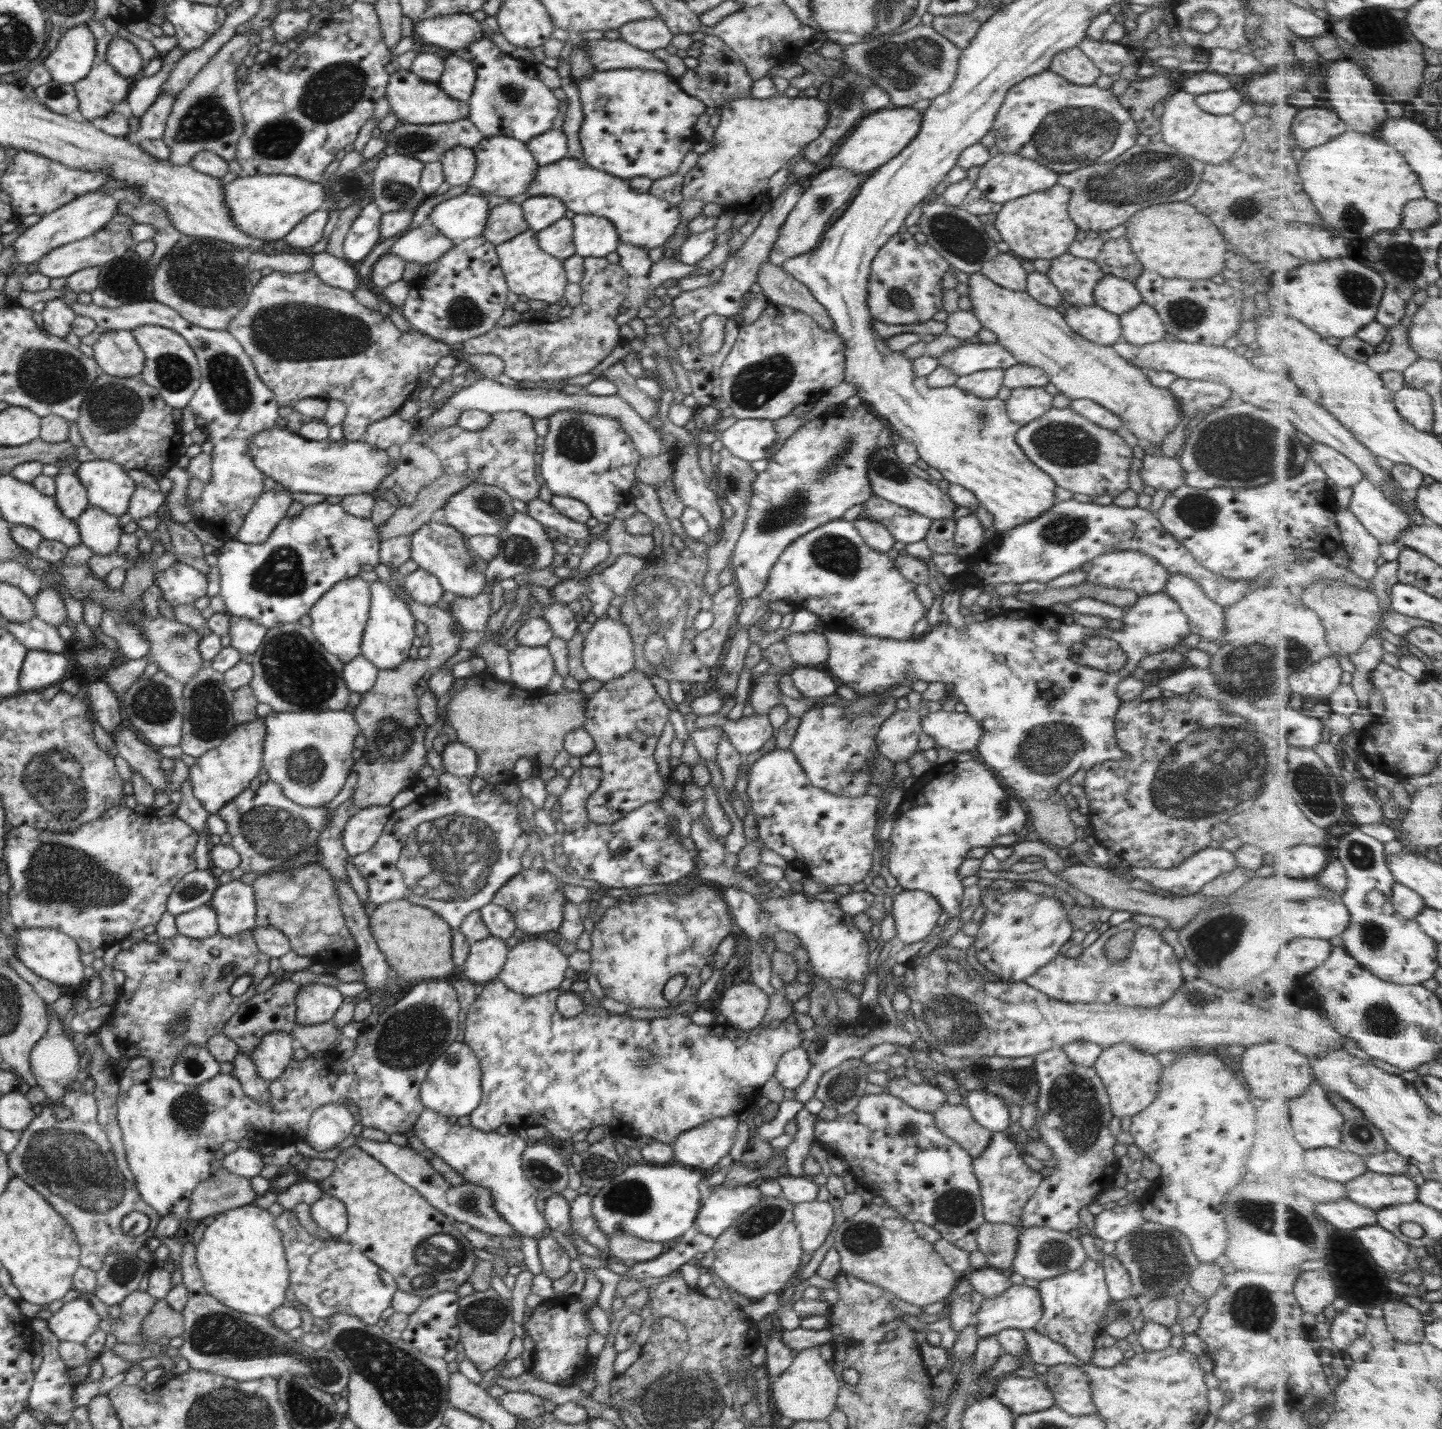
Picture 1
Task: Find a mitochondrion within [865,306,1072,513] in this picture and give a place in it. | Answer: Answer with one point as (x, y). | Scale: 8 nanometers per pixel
(979, 421)

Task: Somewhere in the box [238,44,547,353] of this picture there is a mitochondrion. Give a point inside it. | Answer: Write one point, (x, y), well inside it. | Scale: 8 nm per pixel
(333, 91)

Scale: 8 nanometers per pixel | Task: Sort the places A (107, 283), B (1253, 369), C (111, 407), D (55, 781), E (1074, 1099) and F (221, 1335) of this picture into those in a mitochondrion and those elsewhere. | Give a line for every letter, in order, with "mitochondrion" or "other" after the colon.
A: mitochondrion
B: other
C: mitochondrion
D: mitochondrion
E: mitochondrion
F: mitochondrion

